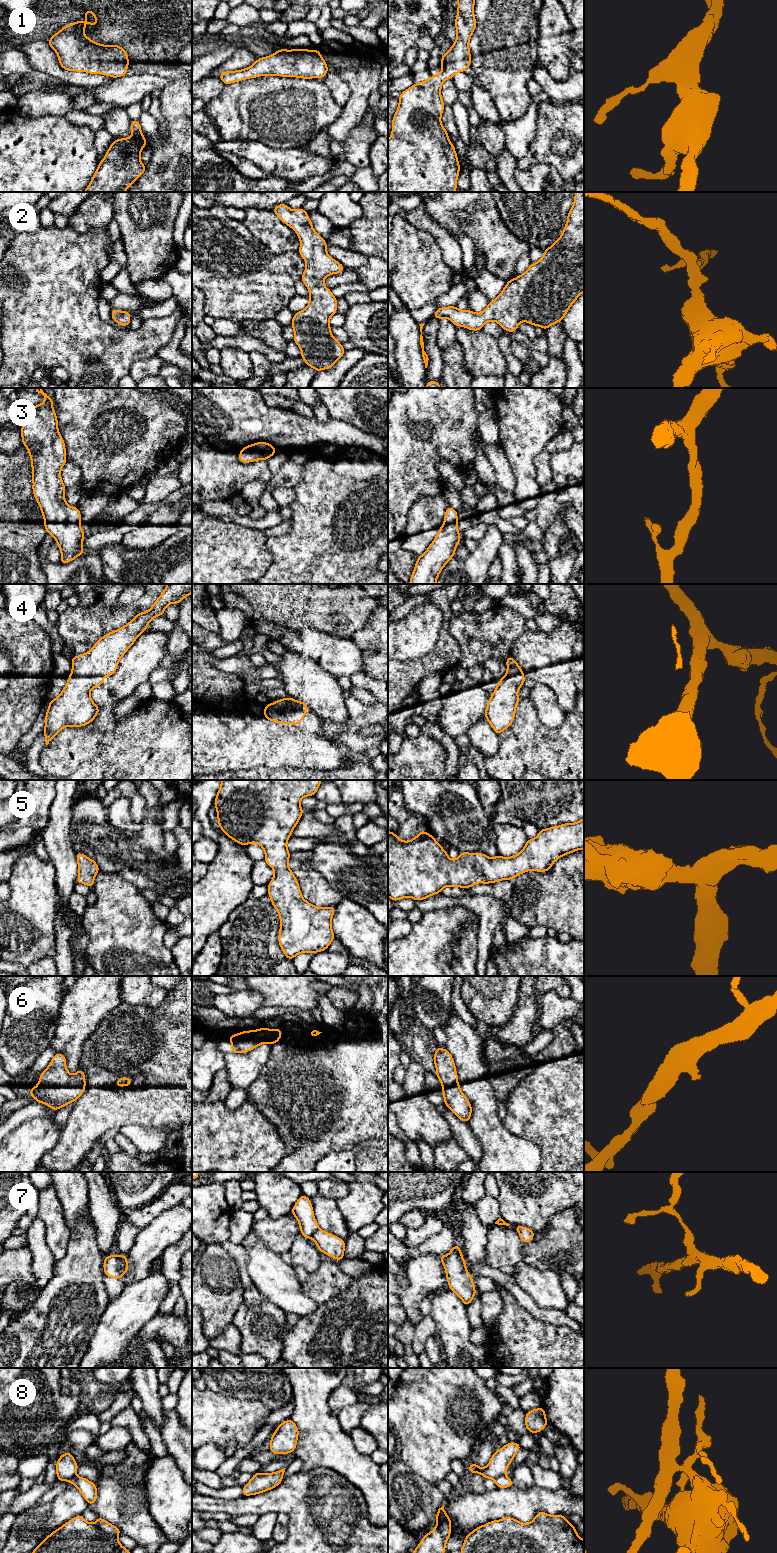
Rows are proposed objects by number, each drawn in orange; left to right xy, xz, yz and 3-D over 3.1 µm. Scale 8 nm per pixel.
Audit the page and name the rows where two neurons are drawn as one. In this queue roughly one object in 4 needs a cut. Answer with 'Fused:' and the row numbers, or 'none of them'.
Fused: 7, 8

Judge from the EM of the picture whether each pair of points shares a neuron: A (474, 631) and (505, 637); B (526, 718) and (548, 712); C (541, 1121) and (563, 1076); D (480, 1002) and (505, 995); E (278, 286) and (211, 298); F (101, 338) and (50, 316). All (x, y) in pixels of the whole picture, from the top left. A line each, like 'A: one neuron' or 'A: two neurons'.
A: one neuron
B: two neurons
C: one neuron
D: one neuron
E: one neuron
F: one neuron

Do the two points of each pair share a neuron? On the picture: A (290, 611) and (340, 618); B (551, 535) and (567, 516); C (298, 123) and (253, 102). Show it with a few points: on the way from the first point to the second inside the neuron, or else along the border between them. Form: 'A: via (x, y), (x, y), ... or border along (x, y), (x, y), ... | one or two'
A: via (302, 611), (328, 611) | one
B: border along (572, 531), (561, 518), (558, 518), (544, 532) | two
C: via (287, 112), (264, 109) | one

